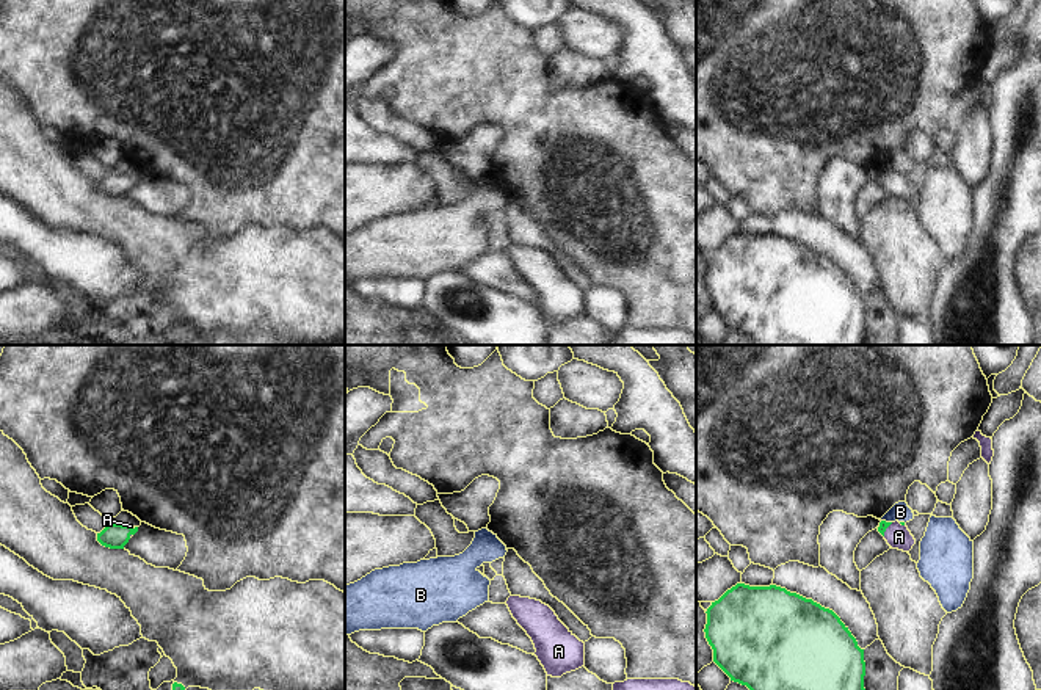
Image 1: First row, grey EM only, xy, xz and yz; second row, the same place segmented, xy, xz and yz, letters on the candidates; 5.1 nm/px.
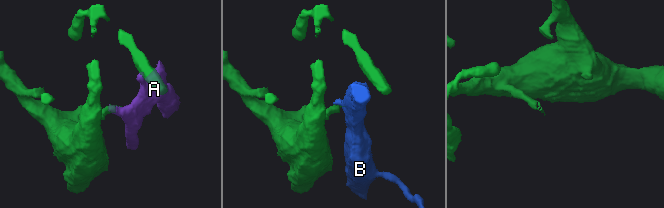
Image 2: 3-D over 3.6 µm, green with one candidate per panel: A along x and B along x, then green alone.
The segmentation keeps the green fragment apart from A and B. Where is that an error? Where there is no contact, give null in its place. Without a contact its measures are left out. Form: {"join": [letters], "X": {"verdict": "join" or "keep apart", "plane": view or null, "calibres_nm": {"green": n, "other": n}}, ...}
{"join": ["A"], "A": {"verdict": "join", "plane": "yz", "calibres_nm": {"green": 50, "other": 120}}, "B": {"verdict": "keep apart", "plane": "yz", "calibres_nm": {"green": 50, "other": 100}}}

